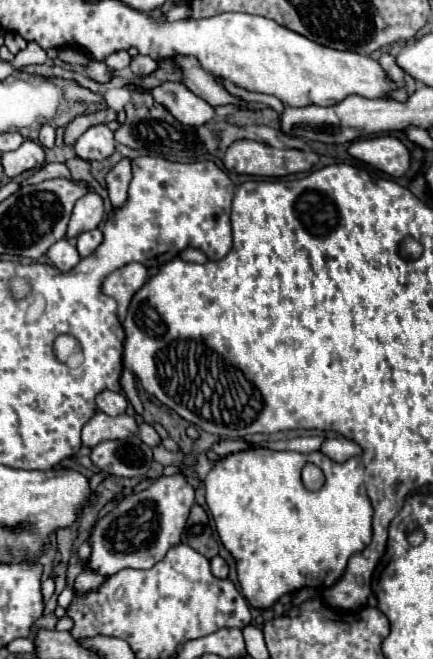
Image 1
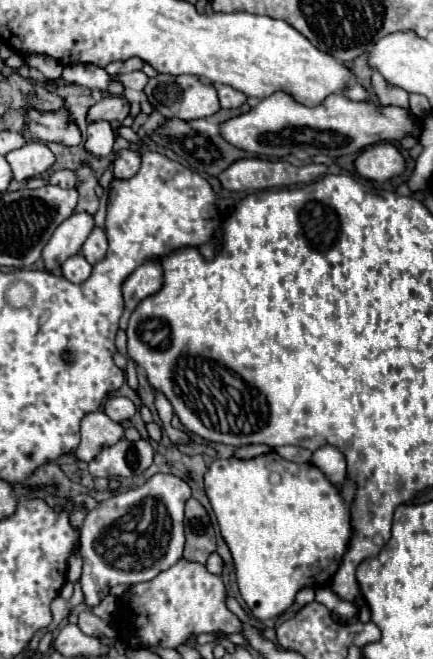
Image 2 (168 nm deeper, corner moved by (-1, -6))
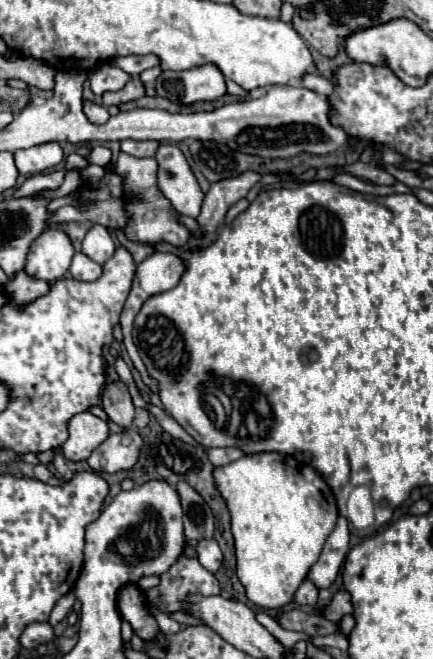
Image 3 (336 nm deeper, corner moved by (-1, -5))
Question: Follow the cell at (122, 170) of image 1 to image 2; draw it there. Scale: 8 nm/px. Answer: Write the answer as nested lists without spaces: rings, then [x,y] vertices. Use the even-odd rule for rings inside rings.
[[[121,150],[113,162],[113,170],[115,170],[115,178],[117,180],[129,180],[137,174],[141,164],[141,156],[139,152],[133,150]]]

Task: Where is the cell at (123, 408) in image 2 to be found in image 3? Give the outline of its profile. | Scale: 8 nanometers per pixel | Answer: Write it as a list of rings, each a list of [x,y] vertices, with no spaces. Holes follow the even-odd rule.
[[[113,381],[103,387],[101,393],[101,403],[103,411],[109,415],[113,423],[119,427],[131,427],[133,425],[133,401],[129,395],[129,389],[123,381]]]

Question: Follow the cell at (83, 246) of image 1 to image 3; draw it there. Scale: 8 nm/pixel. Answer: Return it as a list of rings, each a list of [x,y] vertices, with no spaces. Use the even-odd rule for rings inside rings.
[[[93,225],[83,239],[83,253],[97,263],[105,263],[115,251],[113,237],[103,225]]]

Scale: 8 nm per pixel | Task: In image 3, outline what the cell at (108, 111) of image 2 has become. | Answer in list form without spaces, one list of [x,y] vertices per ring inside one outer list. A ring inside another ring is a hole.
[[[131,77],[129,83],[121,89],[121,91],[107,91],[103,93],[103,105],[119,105],[119,103],[127,103],[127,101],[135,101],[139,97],[145,95],[145,85],[139,77]]]

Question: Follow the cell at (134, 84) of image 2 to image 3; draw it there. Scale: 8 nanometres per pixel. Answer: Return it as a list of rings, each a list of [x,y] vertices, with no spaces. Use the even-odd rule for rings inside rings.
[[[99,65],[89,75],[91,91],[97,97],[103,95],[105,91],[119,91],[119,89],[123,89],[127,81],[129,81],[129,75],[125,71],[121,71],[119,67],[111,67],[111,65]]]

